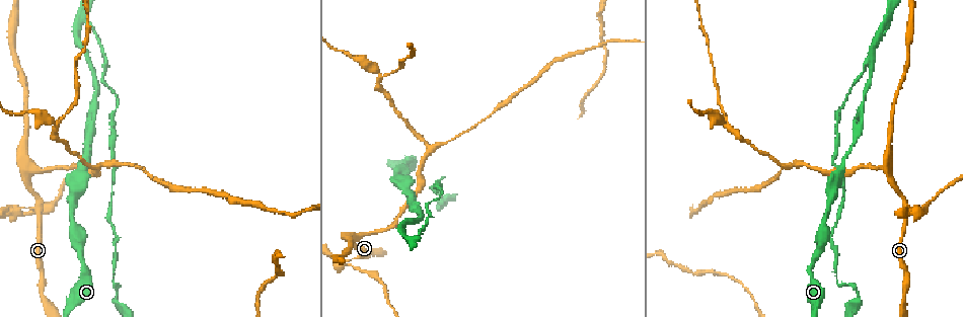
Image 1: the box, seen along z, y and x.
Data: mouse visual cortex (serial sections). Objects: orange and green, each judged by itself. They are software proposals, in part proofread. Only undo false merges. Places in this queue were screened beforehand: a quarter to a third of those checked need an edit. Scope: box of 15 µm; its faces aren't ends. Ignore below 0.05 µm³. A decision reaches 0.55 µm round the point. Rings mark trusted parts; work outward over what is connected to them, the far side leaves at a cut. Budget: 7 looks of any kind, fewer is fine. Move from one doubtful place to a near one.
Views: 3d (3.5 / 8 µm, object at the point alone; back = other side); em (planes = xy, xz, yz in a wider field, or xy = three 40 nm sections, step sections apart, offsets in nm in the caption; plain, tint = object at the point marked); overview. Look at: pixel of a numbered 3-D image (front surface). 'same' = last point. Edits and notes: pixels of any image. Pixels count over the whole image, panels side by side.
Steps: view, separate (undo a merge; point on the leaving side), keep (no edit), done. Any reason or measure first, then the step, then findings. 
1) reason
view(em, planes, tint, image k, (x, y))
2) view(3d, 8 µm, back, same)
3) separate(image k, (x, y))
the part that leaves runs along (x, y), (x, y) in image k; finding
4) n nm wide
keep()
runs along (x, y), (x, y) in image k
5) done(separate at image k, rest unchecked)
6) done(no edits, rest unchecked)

three arms meet
view(3d, 3.5 µm, image 1, (40, 210))

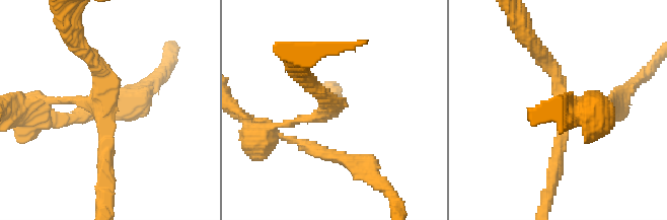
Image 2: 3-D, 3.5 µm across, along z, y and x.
3 arms; arms of 100, 200, 200 nm; need the tissue
view(em, xy, step 1, tint, image 2, (329, 108))

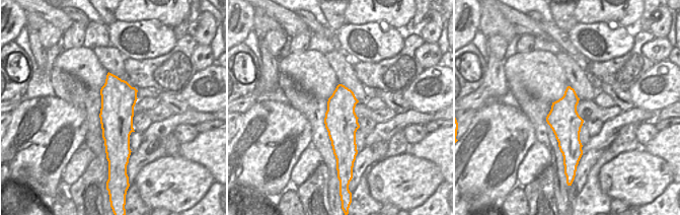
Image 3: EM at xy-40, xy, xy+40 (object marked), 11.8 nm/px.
keep()
runs along (106, 178), (103, 76), (85, 51) in image 2; all the same cell

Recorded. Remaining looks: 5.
branch point
view(em, xy, step 1, tint, image 1, (33, 169))

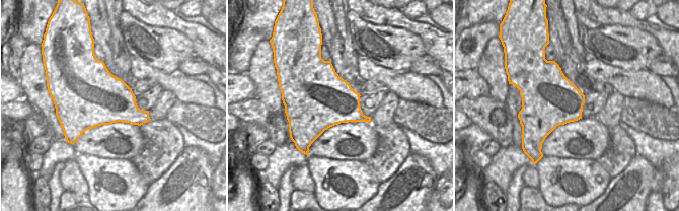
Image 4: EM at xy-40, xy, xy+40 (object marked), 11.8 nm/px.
view(3d, 3.5 µm, same)

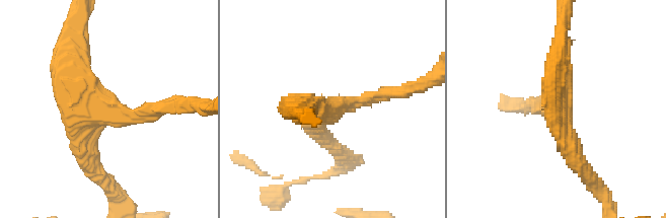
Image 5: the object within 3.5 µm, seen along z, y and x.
keep()
runs along (95, 170), (83, 130), (98, 115), (160, 108) in image 5; one cell here

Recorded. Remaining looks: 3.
abrupt turn
view(3d, 3.5 µm, image 1, (886, 22))

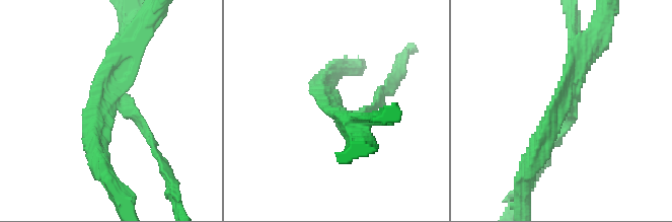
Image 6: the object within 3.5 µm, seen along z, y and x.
3 arms; arms of 100, 250, 300 nm; now the EM
view(em, xy, step 3, tint, image 6, (570, 99))

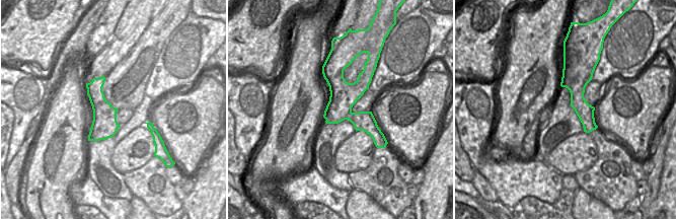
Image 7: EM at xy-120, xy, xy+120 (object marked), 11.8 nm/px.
separate(image 6, (145, 132))
border along (579, 59), (588, 68), (590, 80) in image 7; a second cell is stuck on

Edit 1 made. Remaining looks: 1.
done(separate at image 6, rest unchecked)

